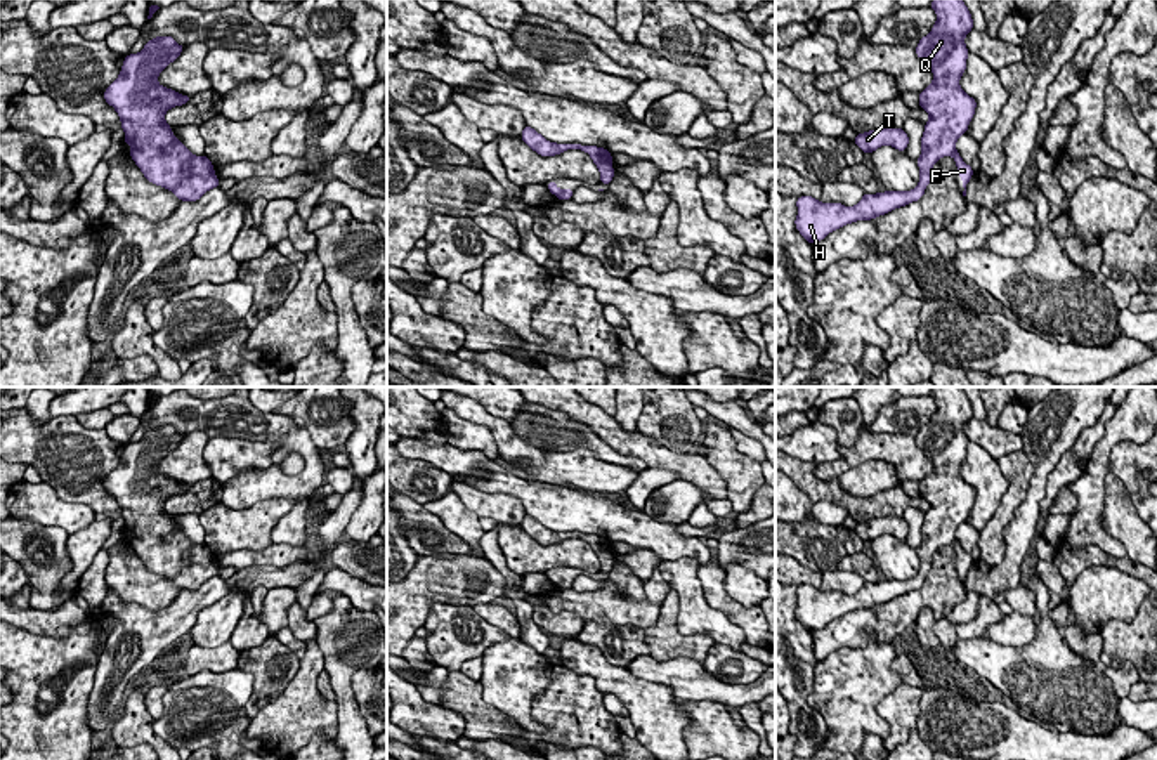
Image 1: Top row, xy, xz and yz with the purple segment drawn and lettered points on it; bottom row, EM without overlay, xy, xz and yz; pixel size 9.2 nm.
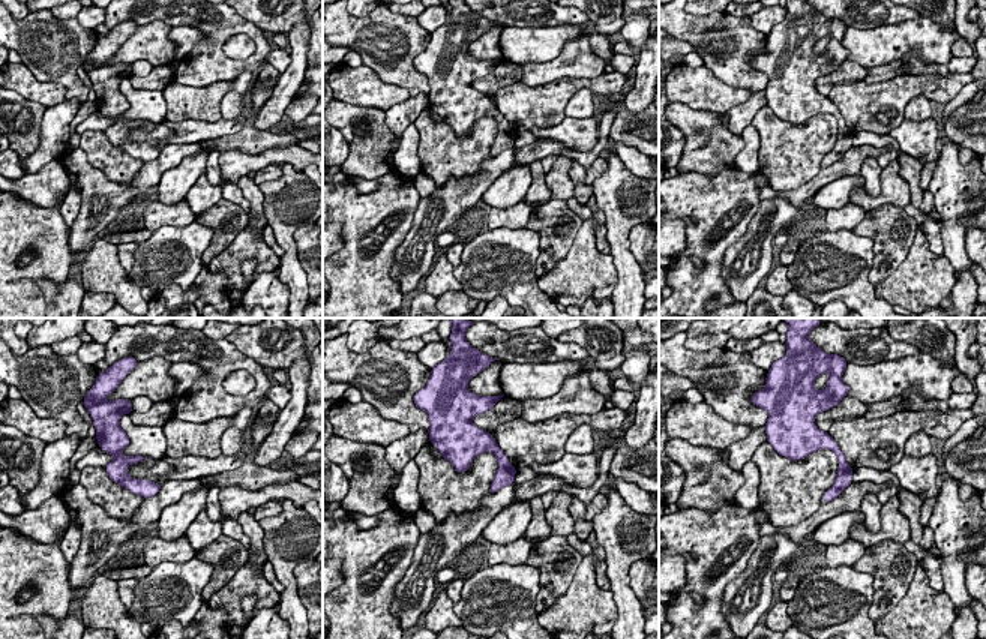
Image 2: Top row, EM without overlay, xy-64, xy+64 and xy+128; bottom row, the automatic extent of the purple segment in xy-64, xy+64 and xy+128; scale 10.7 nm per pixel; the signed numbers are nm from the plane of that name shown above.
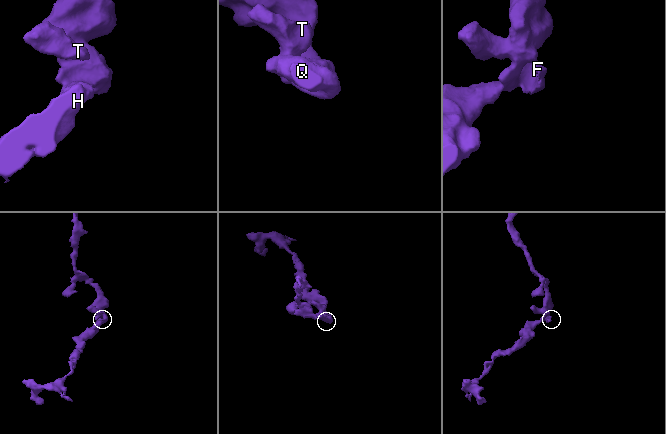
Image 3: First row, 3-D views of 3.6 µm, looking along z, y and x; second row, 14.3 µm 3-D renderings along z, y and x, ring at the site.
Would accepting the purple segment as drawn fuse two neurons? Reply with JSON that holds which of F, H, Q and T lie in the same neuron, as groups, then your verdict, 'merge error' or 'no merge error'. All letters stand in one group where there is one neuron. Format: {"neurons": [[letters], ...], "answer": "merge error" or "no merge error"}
{"neurons": [["F", "H", "Q", "T"]], "answer": "no merge error"}

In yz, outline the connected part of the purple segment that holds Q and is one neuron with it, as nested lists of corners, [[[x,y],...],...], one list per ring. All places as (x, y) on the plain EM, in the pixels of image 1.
[[[933,387],[930,396],[937,403],[937,411],[916,436],[916,444],[933,462],[933,470],[919,481],[919,496],[930,508],[925,512],[923,540],[916,548],[921,562],[918,574],[911,580],[864,581],[853,595],[800,585],[794,614],[810,633],[847,613],[871,609],[921,588],[931,569],[933,554],[944,545],[956,548],[966,585],[973,557],[956,540],[956,529],[966,522],[977,496],[977,489],[959,474],[970,444],[964,425],[973,418],[973,408],[961,387]]]

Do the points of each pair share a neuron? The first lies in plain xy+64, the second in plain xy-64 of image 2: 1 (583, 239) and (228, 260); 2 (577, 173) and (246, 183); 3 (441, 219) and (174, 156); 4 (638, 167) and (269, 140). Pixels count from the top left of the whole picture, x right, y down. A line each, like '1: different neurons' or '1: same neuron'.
1: same neuron
2: same neuron
3: same neuron
4: different neurons

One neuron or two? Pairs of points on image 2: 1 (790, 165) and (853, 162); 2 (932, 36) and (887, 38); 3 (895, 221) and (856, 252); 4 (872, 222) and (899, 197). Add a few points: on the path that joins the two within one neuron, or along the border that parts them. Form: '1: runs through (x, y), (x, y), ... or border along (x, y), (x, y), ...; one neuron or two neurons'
1: border along (821, 168), (806, 182), (791, 189); two neurons
2: runs through (922, 35), (898, 38); one neuron
3: border along (853, 230), (872, 240), (874, 263), (869, 273); two neurons
4: border along (904, 207), (883, 203), (866, 212); two neurons

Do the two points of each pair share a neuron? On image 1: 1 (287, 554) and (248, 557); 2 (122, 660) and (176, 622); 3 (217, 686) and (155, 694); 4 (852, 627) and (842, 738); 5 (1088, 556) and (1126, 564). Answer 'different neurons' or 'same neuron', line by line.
1: same neuron
2: same neuron
3: different neurons
4: different neurons
5: same neuron

